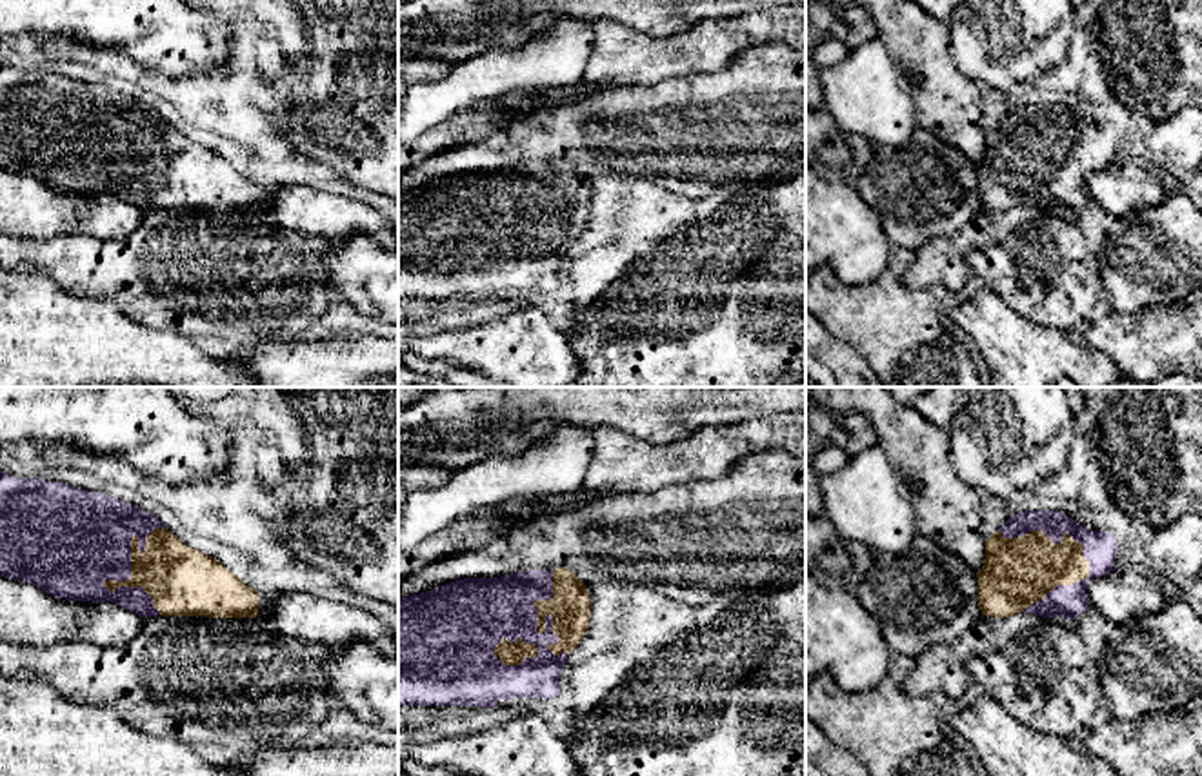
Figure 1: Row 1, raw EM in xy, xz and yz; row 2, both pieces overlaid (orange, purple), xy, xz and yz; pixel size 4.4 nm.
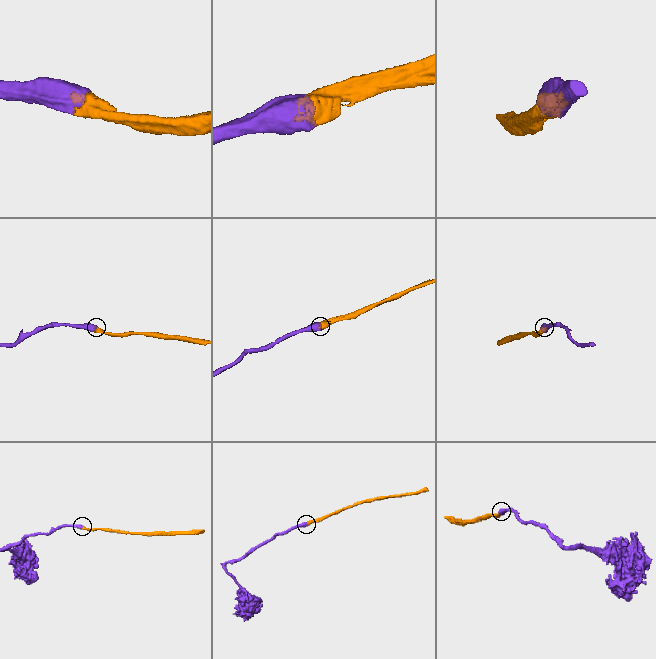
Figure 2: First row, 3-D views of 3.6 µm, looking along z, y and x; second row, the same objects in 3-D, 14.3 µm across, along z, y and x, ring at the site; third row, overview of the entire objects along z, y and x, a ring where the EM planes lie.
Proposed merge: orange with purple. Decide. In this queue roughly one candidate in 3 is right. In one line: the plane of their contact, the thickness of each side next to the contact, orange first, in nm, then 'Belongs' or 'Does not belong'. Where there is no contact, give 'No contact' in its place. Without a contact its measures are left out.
Touches orange in yz. Thickness 300 nm (orange) against 150 nm. Belongs

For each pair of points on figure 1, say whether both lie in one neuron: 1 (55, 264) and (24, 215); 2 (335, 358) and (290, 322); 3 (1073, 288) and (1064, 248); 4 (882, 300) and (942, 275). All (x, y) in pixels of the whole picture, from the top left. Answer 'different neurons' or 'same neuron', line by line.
1: different neurons
2: different neurons
3: same neuron
4: different neurons

